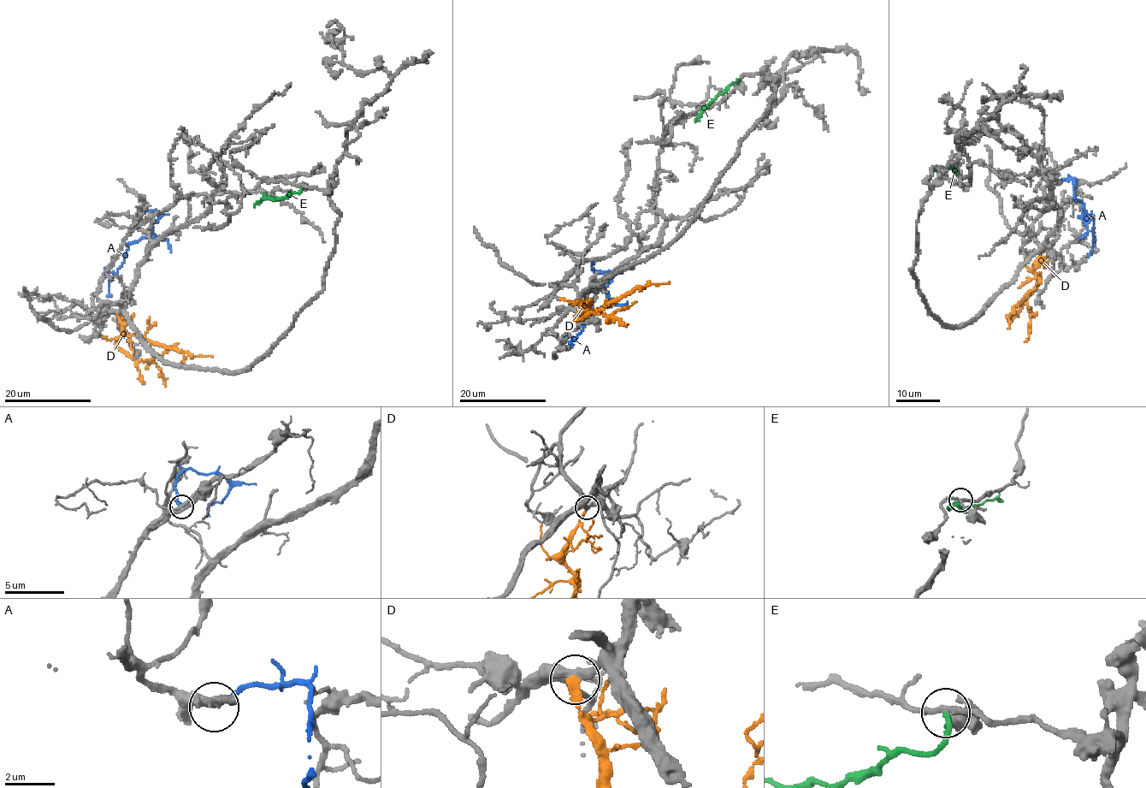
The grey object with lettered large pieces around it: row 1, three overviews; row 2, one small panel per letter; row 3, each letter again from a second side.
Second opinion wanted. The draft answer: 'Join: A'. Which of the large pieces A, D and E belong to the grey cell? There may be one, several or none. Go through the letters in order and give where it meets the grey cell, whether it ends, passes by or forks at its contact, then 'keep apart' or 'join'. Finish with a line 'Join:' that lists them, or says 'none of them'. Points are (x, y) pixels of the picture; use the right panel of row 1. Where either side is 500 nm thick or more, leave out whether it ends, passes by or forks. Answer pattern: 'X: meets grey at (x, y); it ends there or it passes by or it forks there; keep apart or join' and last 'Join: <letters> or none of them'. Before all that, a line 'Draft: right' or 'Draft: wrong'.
Draft: wrong
A: meets grey at (1057, 183); it ends there; keep apart
D: meets grey at (1042, 251); it ends there; keep apart
E: meets grey at (937, 168); it ends there; keep apart
Join: none of them

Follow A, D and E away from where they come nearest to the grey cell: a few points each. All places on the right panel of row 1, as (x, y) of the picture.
A: (1057, 183), (1073, 180), (1073, 198), (1080, 201), (1087, 215), (1093, 218), (1094, 242), (1089, 255)
D: (1042, 251), (1034, 267), (1037, 286), (1014, 307), (1008, 316), (1010, 328)
E: (937, 167), (933, 171), (948, 167), (955, 172)

